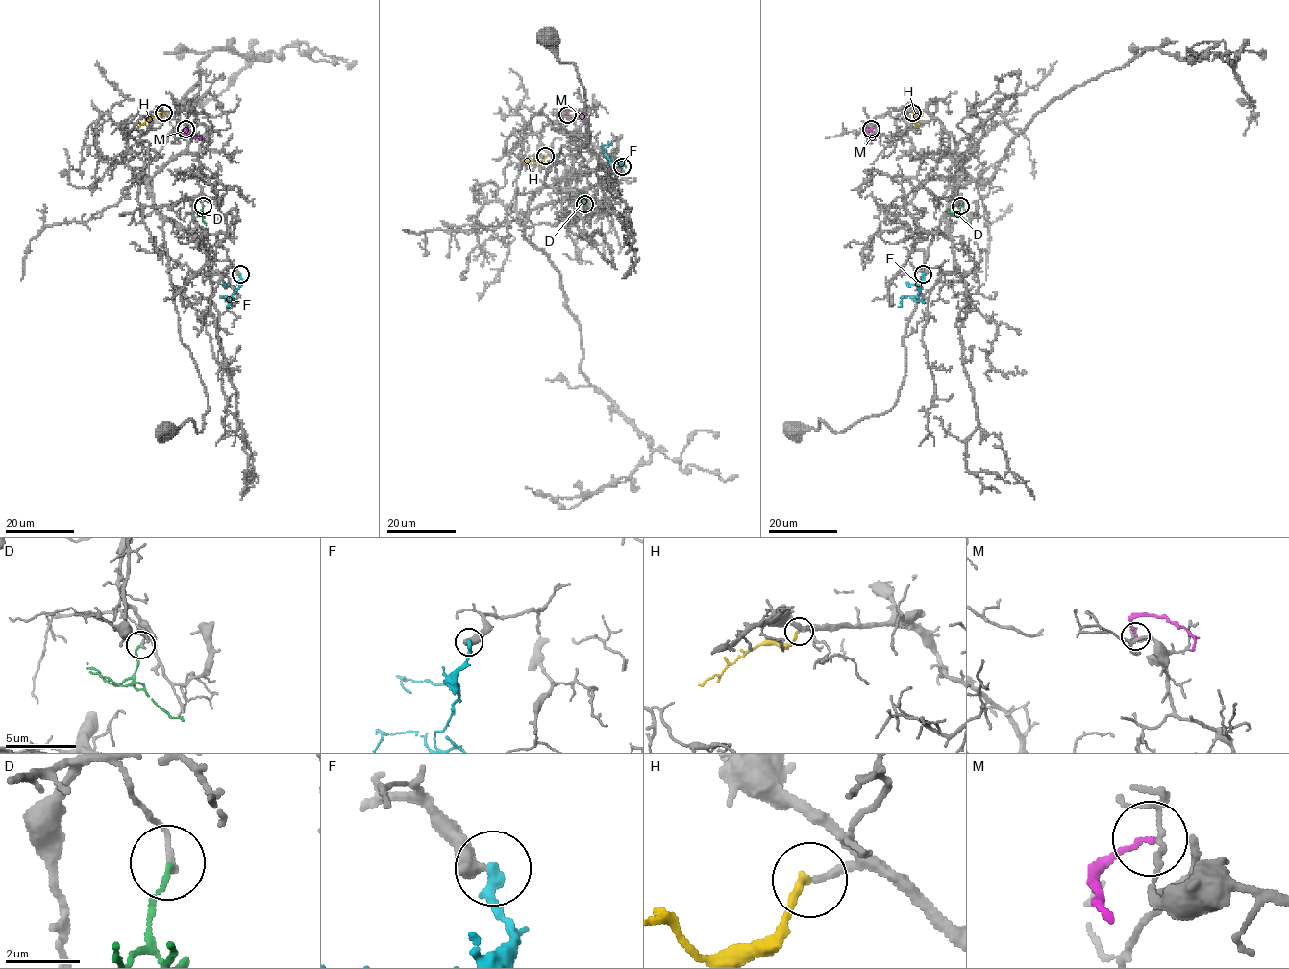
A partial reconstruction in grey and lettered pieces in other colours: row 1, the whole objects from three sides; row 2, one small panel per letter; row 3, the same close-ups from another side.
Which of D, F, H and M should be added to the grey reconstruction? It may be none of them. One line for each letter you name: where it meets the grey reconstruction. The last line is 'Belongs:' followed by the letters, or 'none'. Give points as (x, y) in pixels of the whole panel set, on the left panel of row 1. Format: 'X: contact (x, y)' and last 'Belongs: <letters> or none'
F: contact (240, 274)
H: contact (163, 112)
Belongs: F, H

